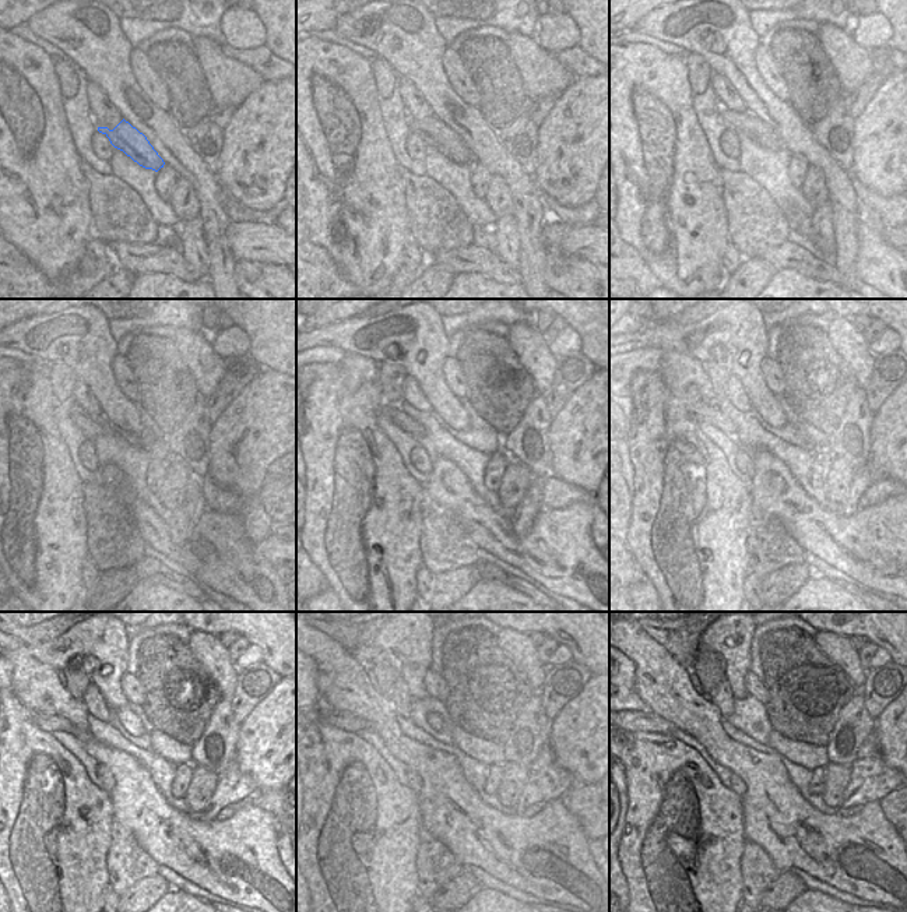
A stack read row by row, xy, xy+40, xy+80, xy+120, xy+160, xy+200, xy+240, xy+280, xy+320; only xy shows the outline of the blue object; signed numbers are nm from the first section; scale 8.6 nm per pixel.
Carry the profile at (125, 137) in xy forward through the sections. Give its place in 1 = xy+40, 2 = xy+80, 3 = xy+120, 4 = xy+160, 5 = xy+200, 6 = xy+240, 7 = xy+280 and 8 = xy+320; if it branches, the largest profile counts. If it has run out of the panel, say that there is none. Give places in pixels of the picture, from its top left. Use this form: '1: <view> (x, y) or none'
1: xy+40 (435, 131)
2: xy+80 (745, 122)
3: xy+120 (85, 423)
4: xy+160 (390, 411)
5: xy+200 (700, 409)
6: xy+240 (49, 724)
7: xy+280 (343, 719)
8: xy+320 (637, 721)

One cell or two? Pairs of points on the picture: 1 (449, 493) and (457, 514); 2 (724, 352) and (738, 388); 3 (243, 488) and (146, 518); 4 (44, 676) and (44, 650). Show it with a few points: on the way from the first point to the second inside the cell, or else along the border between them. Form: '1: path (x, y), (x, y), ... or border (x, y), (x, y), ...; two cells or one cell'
1: path (450, 499), (457, 509); one cell
2: path (727, 361), (735, 380); one cell
3: border (255, 493), (248, 497); two cells
4: border (25, 645), (37, 659), (56, 671); two cells

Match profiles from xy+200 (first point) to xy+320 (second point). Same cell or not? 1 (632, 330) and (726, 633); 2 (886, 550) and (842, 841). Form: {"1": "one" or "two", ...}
{"1": "one", "2": "one"}

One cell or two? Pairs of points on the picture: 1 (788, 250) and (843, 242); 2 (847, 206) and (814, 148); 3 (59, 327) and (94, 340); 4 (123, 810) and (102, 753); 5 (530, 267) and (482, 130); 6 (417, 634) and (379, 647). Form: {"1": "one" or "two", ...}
{"1": "two", "2": "one", "3": "one", "4": "one", "5": "one", "6": "one"}

